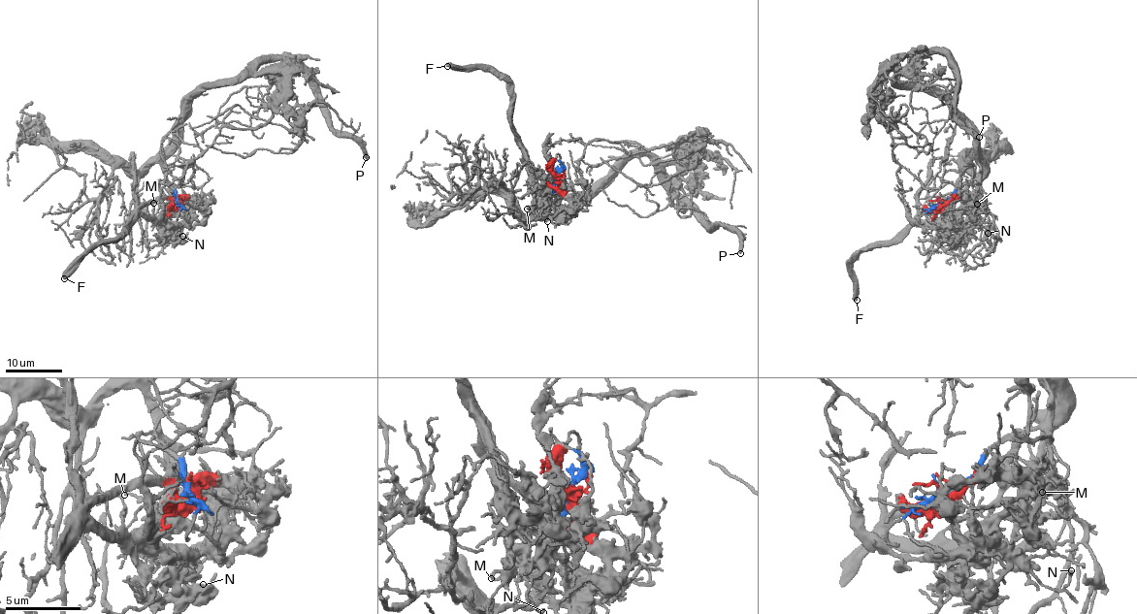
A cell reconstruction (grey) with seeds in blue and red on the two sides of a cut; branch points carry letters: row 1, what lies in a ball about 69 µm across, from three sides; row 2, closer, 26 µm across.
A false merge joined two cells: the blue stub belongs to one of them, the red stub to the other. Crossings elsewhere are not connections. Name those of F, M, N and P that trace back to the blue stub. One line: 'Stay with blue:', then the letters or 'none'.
Stay with blue: P

